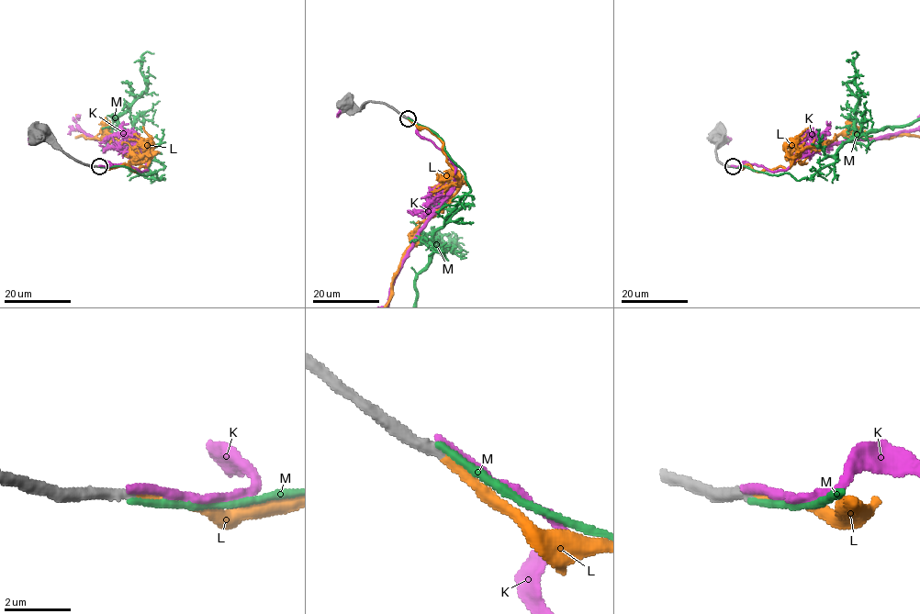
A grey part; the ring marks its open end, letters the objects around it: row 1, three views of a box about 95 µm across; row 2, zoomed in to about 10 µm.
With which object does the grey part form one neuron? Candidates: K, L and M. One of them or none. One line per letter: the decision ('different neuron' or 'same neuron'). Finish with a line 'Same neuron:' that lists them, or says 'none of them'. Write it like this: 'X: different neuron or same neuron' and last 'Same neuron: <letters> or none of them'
K: different neuron
L: same neuron
M: different neuron
Same neuron: L

